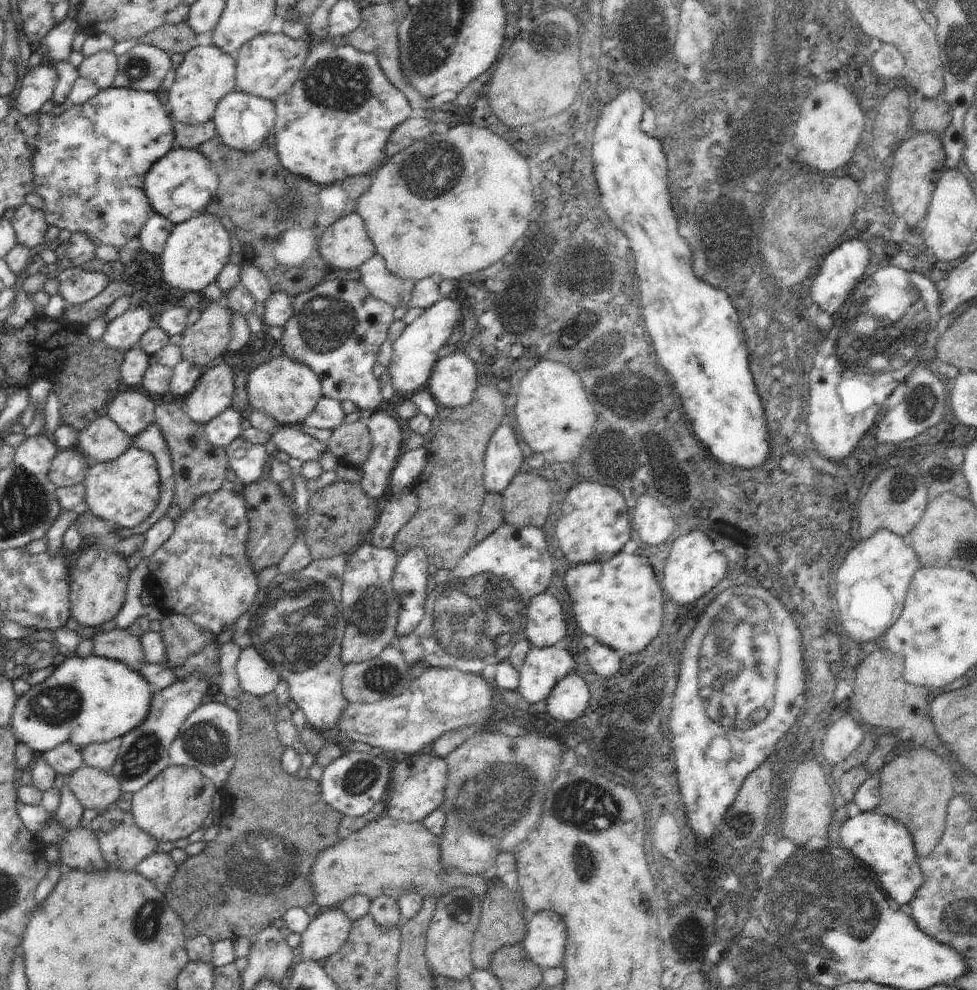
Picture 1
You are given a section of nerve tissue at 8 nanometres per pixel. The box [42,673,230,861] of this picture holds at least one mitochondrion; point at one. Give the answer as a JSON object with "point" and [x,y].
{"point":[143,754]}

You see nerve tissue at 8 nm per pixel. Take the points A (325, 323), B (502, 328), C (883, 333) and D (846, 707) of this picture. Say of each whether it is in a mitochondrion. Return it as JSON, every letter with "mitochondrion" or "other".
{"A":"mitochondrion","B":"mitochondrion","C":"mitochondrion","D":"other"}

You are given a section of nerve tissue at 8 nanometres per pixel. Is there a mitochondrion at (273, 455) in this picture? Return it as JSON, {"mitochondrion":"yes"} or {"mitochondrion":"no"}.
{"mitochondrion":"no"}

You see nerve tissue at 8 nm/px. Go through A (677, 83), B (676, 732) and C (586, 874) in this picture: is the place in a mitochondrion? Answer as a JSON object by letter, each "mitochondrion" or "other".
{"A":"mitochondrion","B":"mitochondrion","C":"mitochondrion"}

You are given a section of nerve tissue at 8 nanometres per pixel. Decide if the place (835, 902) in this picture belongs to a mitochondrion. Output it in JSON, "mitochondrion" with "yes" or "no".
{"mitochondrion":"yes"}

